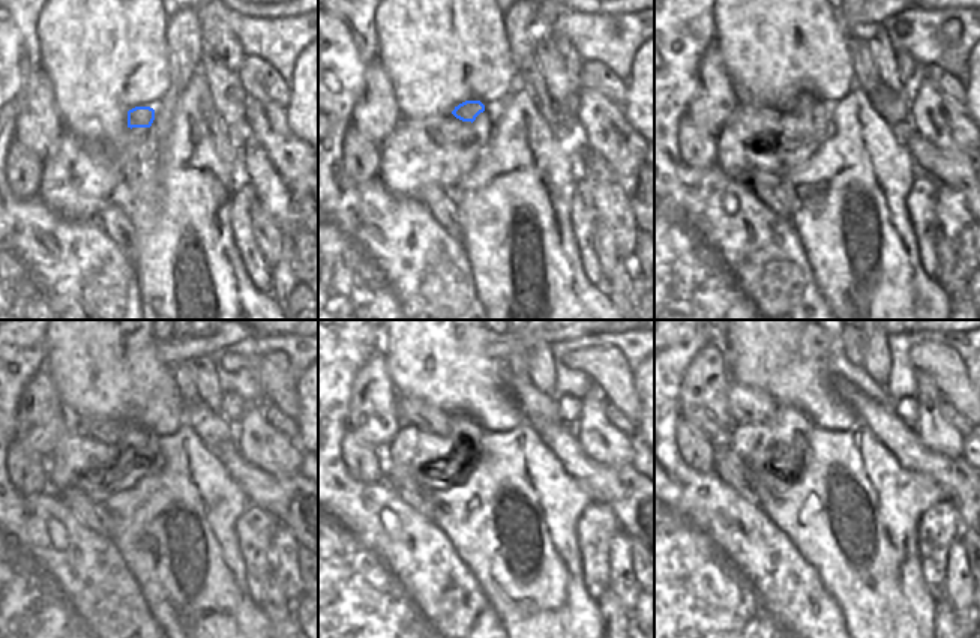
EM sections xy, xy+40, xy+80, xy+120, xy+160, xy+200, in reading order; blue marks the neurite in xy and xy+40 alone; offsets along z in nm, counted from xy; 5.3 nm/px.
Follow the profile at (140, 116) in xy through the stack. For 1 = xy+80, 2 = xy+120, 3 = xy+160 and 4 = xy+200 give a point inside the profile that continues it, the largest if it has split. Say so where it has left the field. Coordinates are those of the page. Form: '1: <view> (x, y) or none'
1: xy+80 (793, 107)
2: xy+120 (107, 430)
3: xy+160 (420, 415)
4: xy+200 (748, 406)

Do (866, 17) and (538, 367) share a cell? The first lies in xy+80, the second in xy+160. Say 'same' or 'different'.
different

